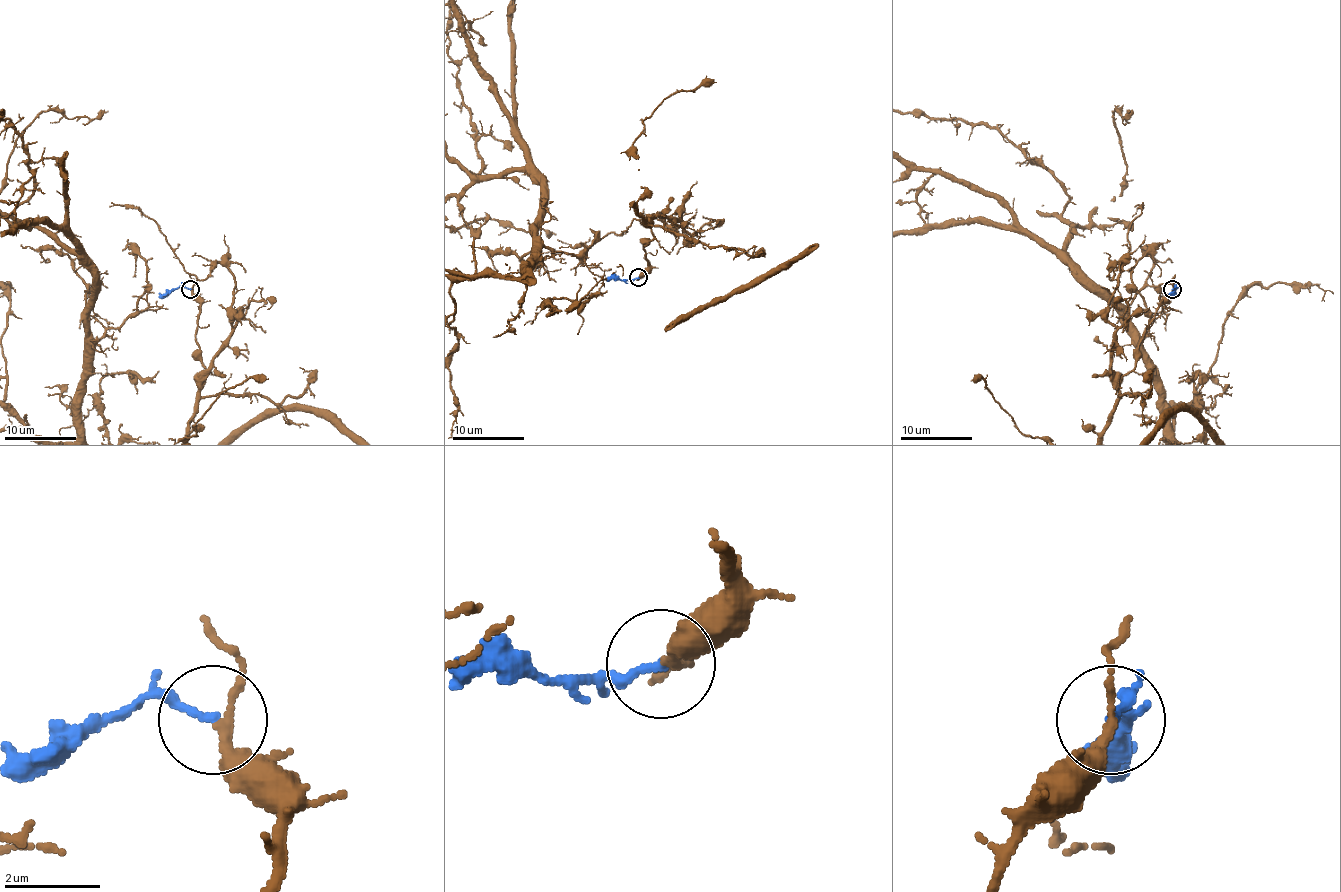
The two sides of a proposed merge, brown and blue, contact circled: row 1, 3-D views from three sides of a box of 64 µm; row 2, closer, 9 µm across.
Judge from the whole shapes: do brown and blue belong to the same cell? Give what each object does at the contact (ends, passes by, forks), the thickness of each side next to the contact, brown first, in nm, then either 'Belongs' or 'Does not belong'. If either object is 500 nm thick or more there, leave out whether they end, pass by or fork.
At the ring brown passes by. At the ring blue ends. Thickness 190 nm (brown) against 160 nm. Does not belong

